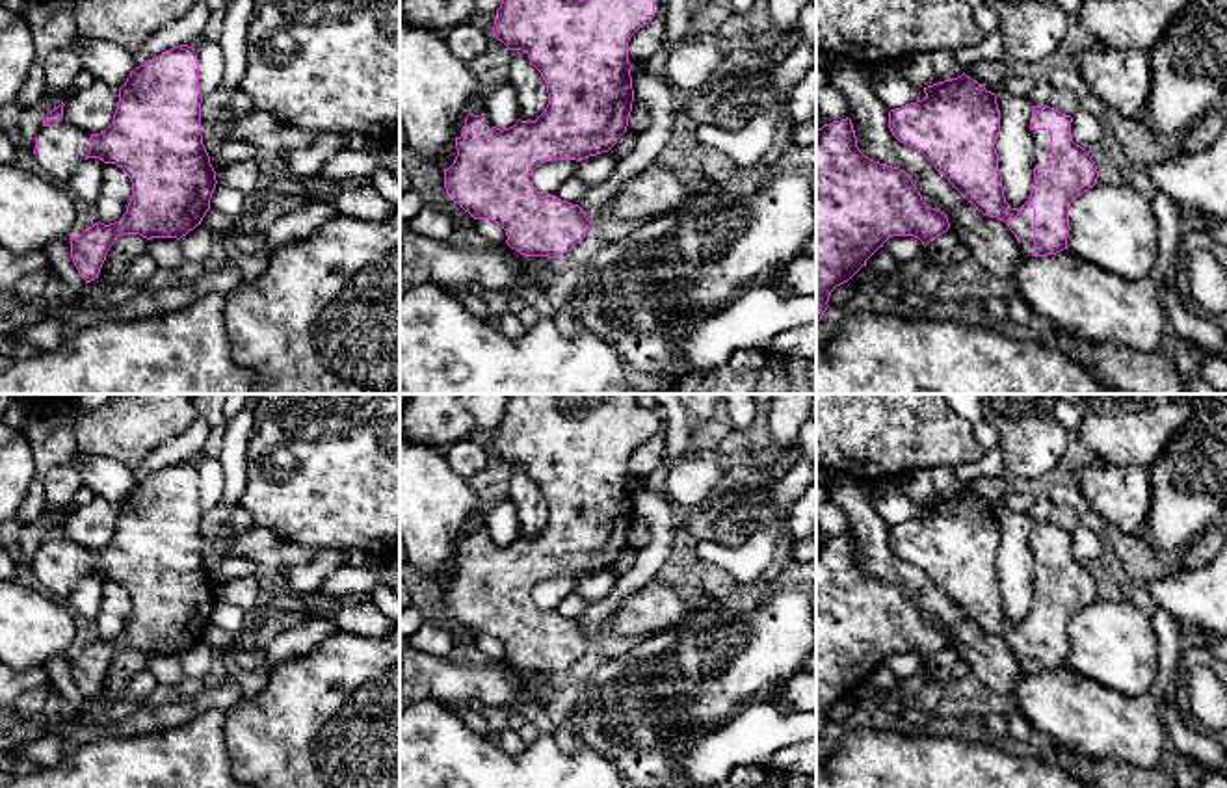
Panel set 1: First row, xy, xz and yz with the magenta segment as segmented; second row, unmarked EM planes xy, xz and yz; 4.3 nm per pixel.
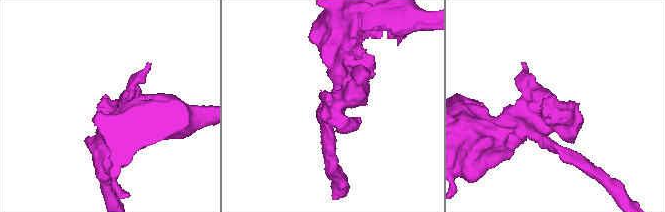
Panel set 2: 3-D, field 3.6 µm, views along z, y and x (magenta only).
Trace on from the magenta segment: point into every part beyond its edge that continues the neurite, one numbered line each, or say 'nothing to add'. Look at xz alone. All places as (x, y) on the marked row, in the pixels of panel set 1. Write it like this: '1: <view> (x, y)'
1: xz (480, 110)

